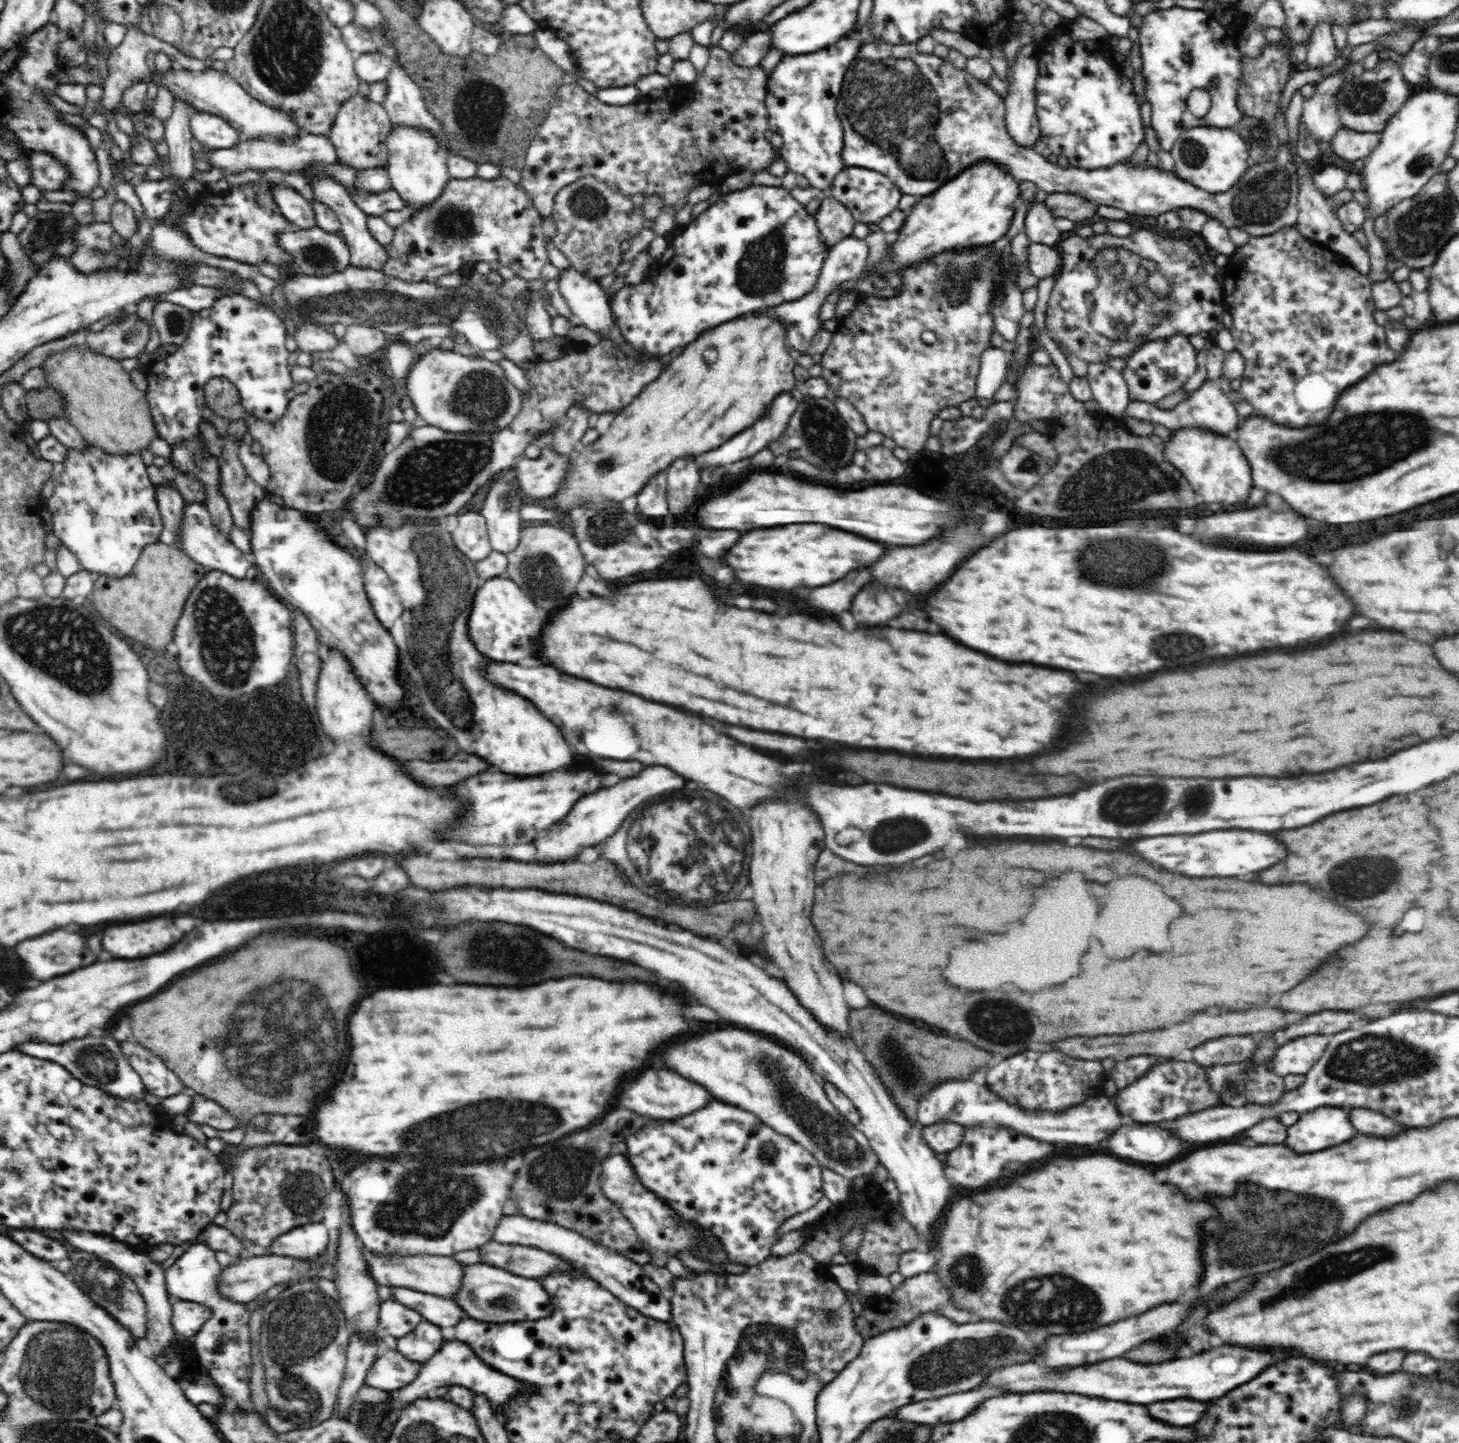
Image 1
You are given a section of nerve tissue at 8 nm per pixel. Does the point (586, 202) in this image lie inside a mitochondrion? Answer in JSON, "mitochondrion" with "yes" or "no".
{"mitochondrion":"yes"}

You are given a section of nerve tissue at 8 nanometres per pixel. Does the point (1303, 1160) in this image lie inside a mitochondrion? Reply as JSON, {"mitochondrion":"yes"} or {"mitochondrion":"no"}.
{"mitochondrion":"no"}

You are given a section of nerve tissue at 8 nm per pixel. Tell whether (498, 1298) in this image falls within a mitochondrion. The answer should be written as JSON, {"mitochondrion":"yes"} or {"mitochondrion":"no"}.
{"mitochondrion":"yes"}

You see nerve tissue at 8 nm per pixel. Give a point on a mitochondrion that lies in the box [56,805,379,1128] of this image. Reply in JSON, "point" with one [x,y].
{"point":[298,1036]}

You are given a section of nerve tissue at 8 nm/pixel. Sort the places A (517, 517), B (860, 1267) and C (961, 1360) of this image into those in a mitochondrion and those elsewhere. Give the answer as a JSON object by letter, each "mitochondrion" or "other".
{"A":"other","B":"other","C":"mitochondrion"}

